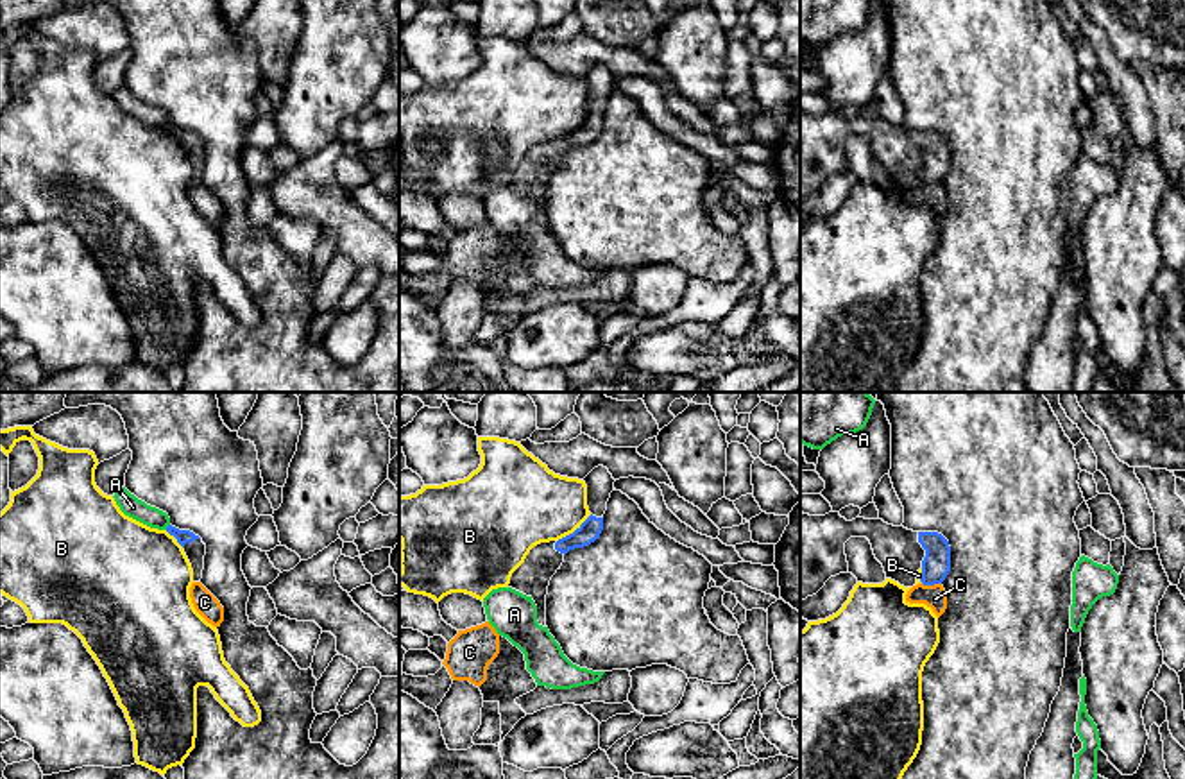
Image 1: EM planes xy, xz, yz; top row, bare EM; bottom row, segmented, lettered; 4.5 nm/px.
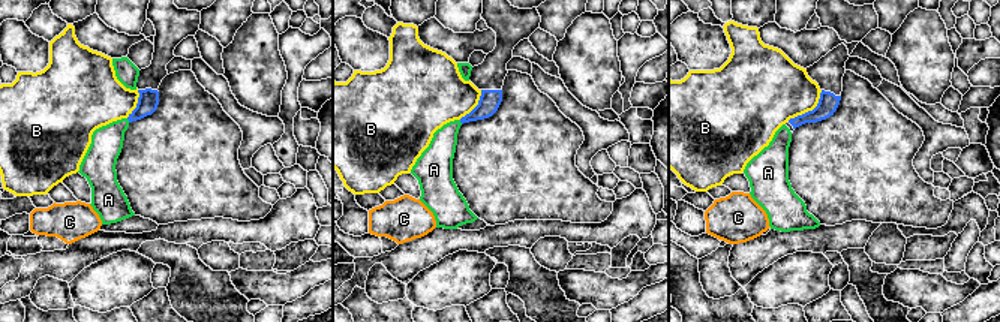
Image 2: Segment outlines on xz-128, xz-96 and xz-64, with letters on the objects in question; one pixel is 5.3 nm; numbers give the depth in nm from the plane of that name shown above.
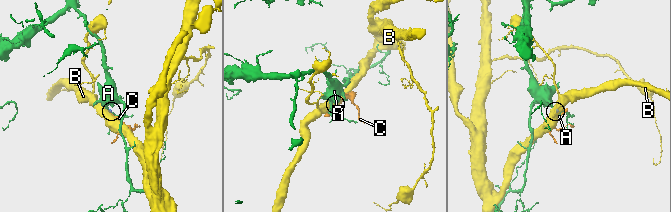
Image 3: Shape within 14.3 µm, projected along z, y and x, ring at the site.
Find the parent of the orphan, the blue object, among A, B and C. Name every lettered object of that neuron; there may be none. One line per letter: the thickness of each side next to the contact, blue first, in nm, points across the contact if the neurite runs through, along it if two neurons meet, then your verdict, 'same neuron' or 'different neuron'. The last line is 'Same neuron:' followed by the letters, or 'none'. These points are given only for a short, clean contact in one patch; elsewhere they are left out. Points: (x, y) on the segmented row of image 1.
A: 60/90 nm | along xy (169, 523), (165, 529) | different neuron
B: 100/360 nm | along xz (591, 514), (557, 541) | different neuron
C: 130/100 nm | along yz (922, 582), (940, 584) | different neuron
Same neuron: none

